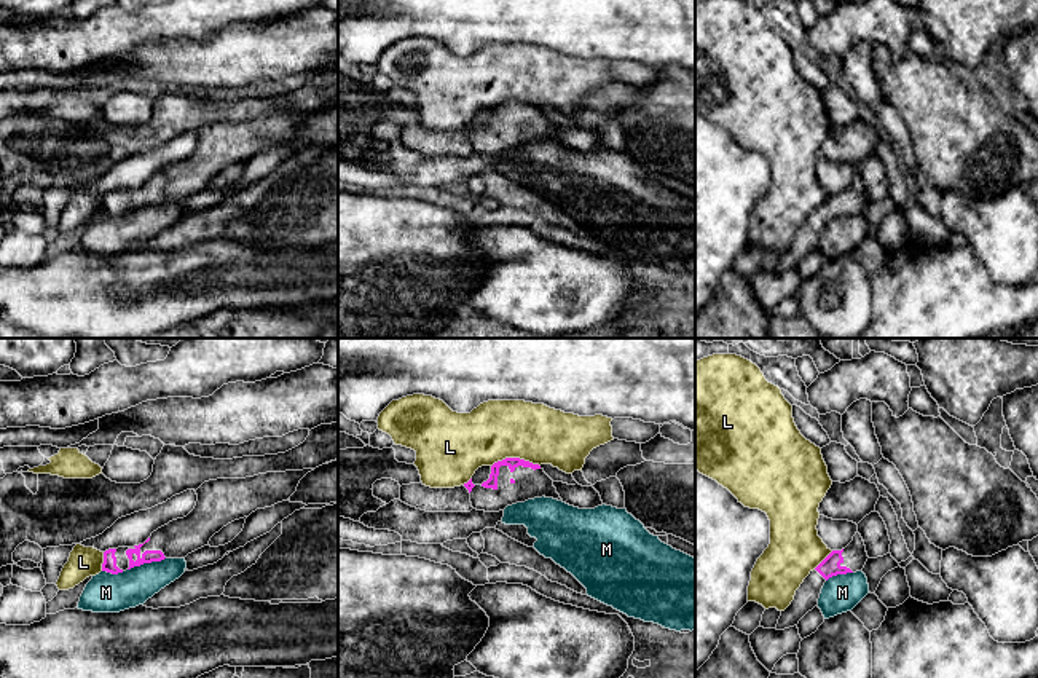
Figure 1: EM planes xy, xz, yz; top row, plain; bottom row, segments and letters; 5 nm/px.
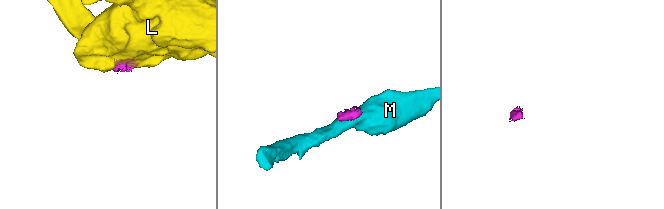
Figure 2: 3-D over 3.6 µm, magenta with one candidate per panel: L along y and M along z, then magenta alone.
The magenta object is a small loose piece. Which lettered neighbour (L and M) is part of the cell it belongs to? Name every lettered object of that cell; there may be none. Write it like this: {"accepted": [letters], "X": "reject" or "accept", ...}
{"accepted": [], "L": "reject", "M": "reject"}

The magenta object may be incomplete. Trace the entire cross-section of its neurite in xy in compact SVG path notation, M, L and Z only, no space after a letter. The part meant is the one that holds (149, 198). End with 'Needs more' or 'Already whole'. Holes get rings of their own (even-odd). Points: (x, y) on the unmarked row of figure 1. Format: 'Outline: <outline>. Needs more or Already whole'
Outline: M314 112L204 124L196 132L196 148L187 160L158 171L144 187L105 193L102 214L118 217L144 206L185 201L207 188L228 166L290 142L300 123L311 113Z. Needs more

